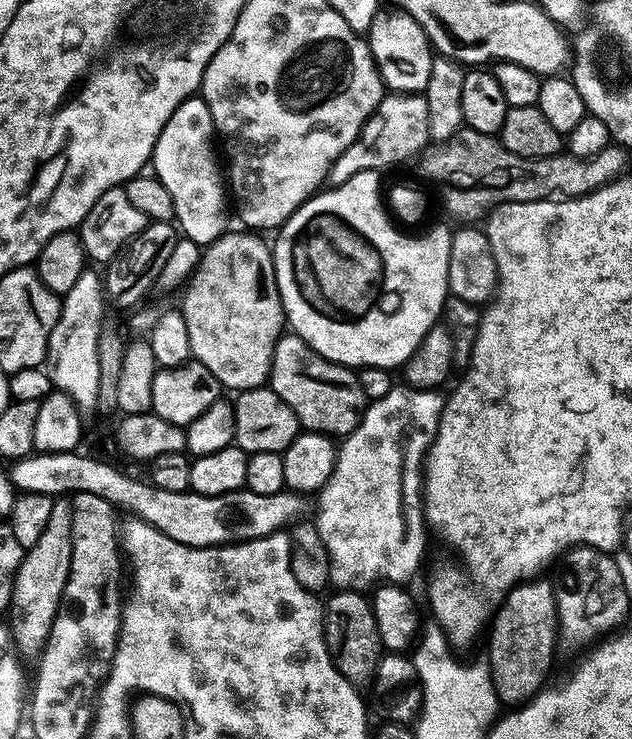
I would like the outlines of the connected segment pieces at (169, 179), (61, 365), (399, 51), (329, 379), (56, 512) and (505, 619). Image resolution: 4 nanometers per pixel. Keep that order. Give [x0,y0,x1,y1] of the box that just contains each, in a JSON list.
[[150,95,229,246],[46,270,106,406],[366,10,434,94],[270,334,366,438],[10,495,73,655],[486,579,558,706]]

